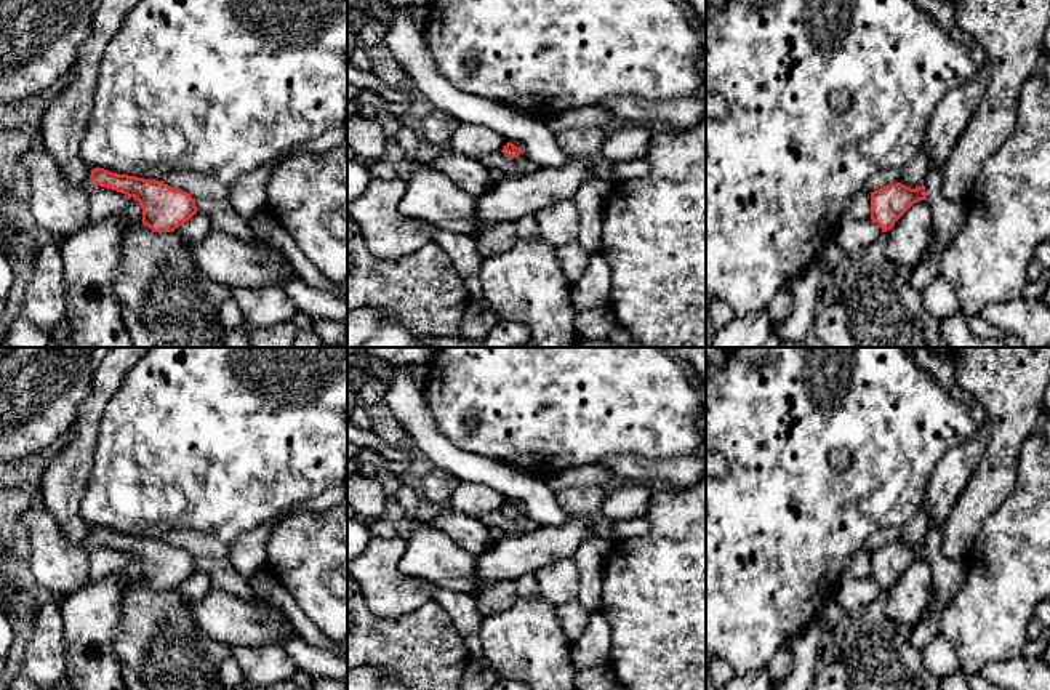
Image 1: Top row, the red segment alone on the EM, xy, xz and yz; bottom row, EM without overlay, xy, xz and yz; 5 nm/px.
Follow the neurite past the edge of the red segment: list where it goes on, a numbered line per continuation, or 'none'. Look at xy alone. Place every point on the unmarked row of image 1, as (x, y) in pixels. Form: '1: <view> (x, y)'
none

